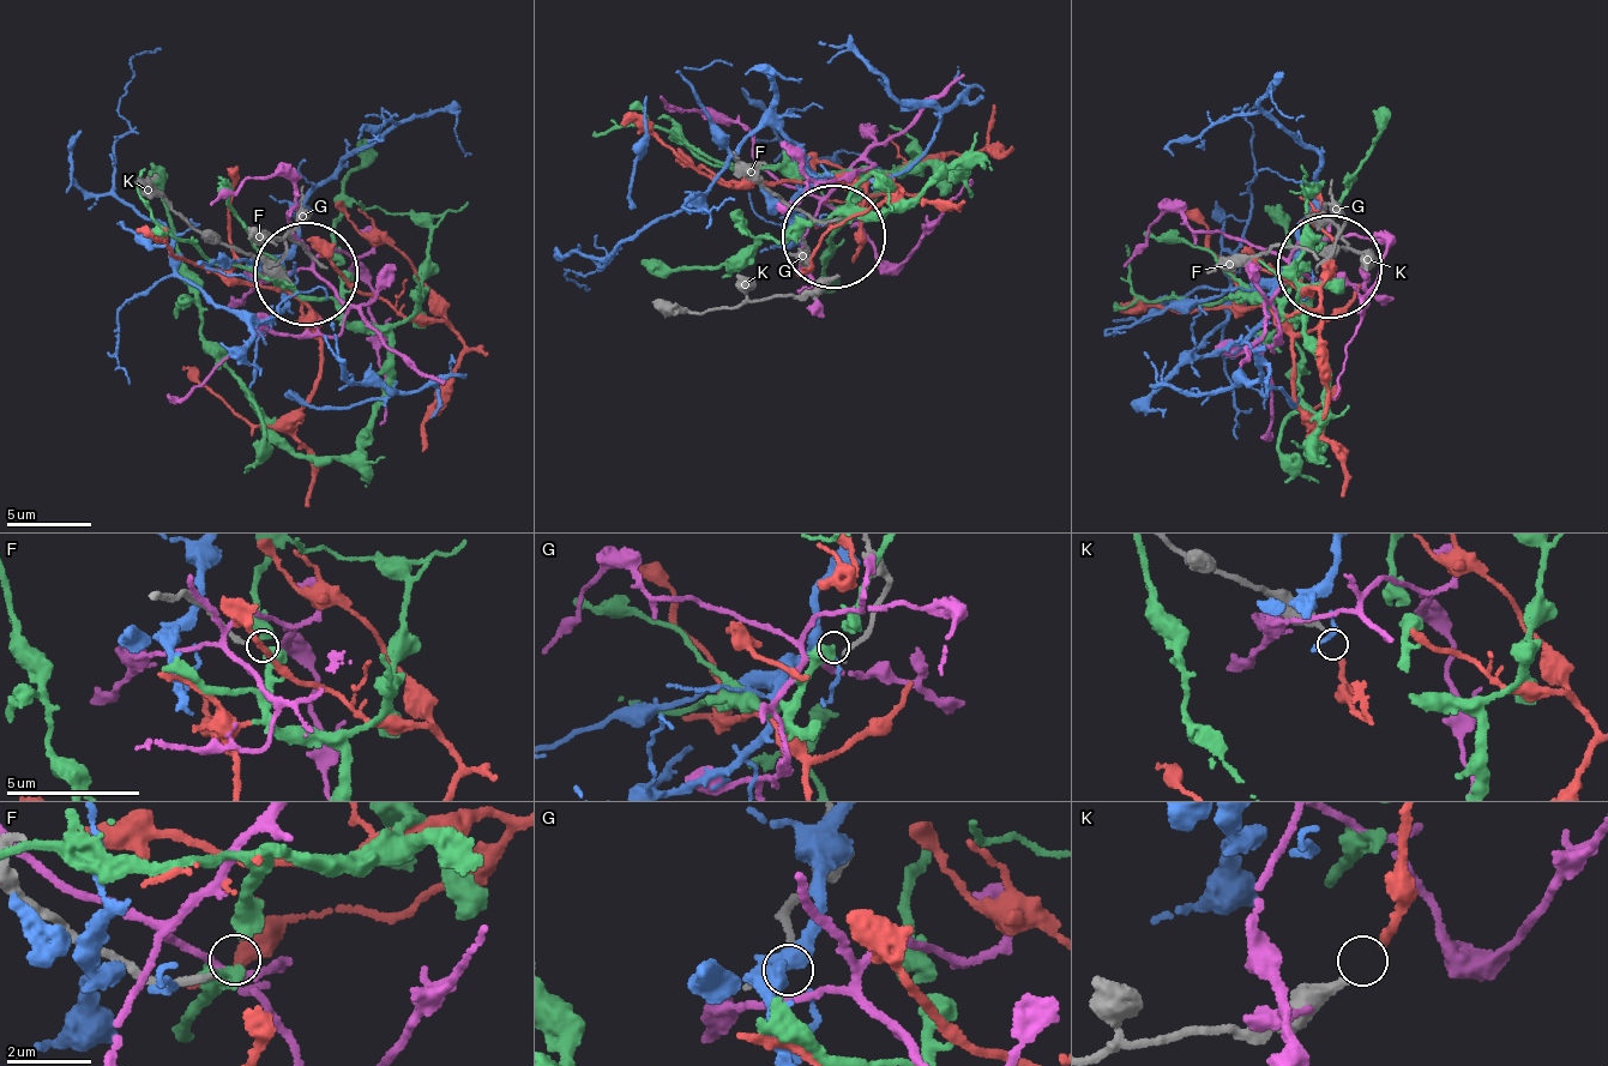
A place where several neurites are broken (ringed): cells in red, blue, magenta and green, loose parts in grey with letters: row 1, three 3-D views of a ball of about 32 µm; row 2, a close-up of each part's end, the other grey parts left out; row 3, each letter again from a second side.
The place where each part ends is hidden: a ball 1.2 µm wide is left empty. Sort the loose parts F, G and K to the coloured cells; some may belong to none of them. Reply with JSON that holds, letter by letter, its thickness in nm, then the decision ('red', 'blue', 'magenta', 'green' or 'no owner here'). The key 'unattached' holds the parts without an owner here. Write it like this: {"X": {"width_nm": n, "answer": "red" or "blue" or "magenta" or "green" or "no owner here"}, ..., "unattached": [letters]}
{"F": {"width_nm": 170, "answer": "no owner here"}, "G": {"width_nm": 190, "answer": "blue"}, "K": {"width_nm": 280, "answer": "red"}, "unattached": ["F"]}

